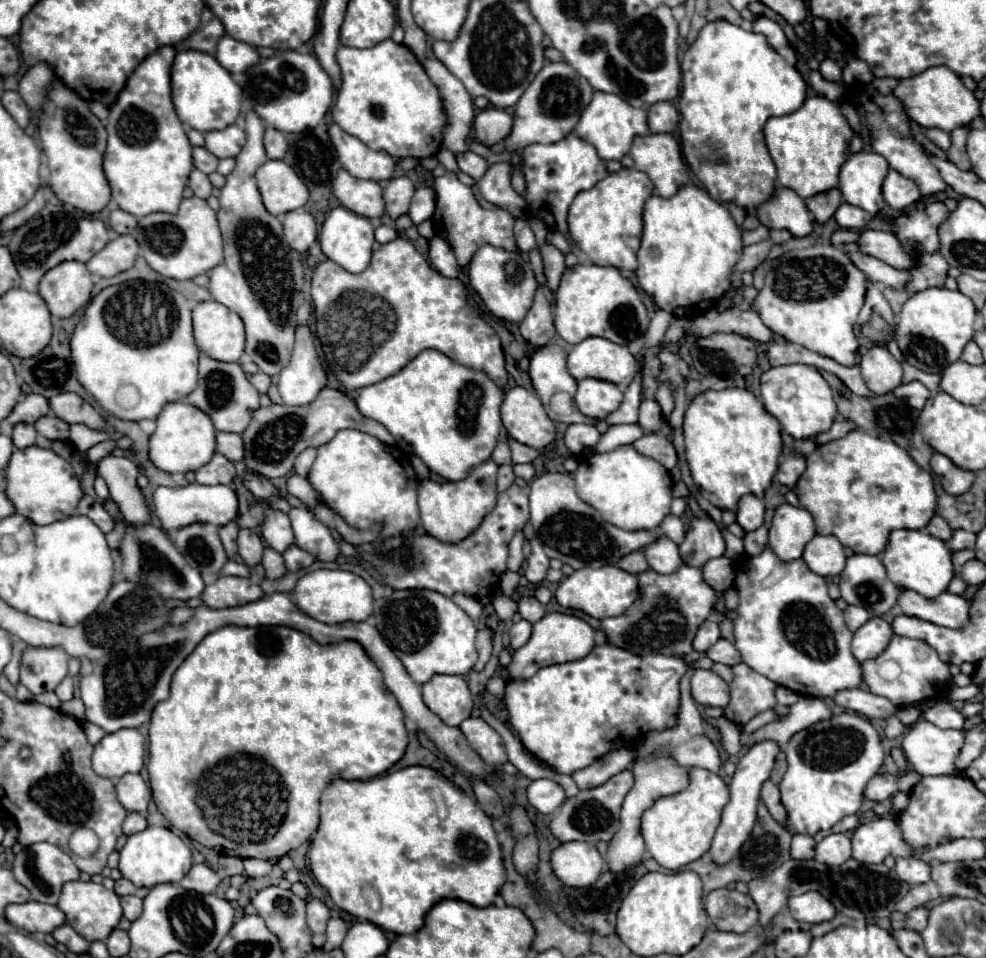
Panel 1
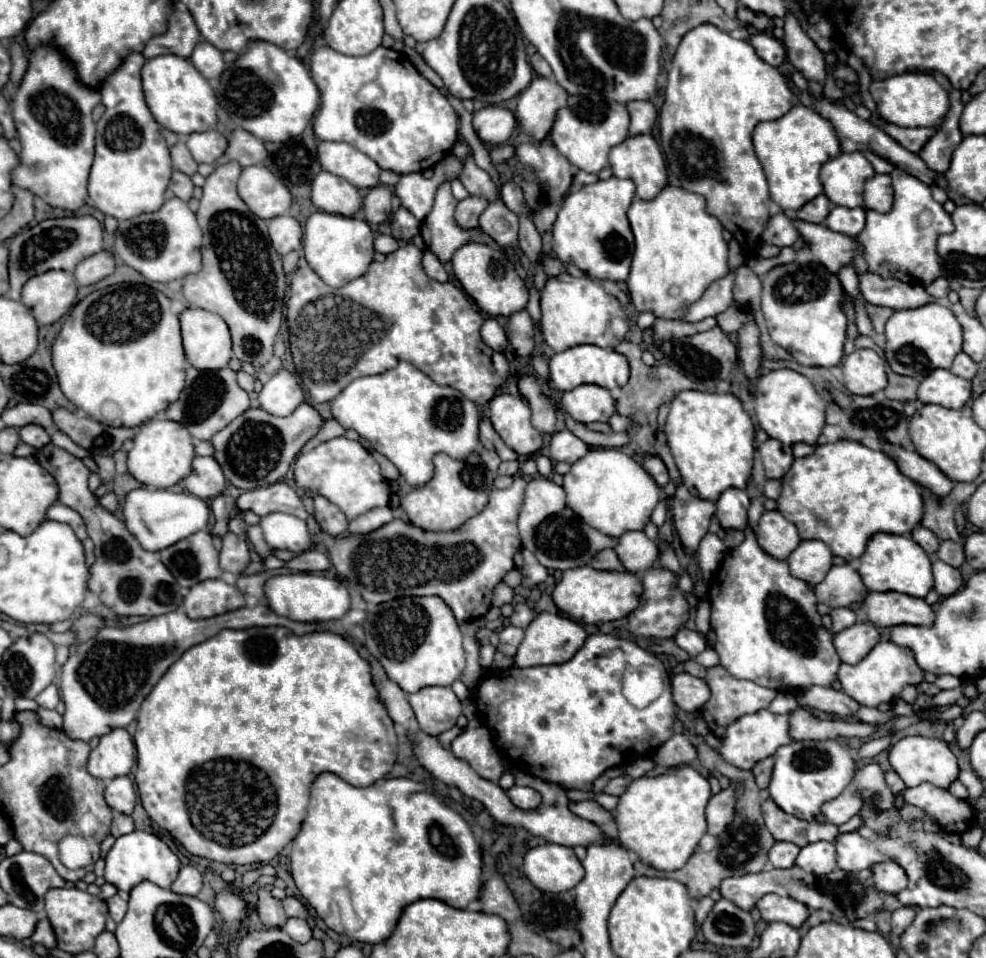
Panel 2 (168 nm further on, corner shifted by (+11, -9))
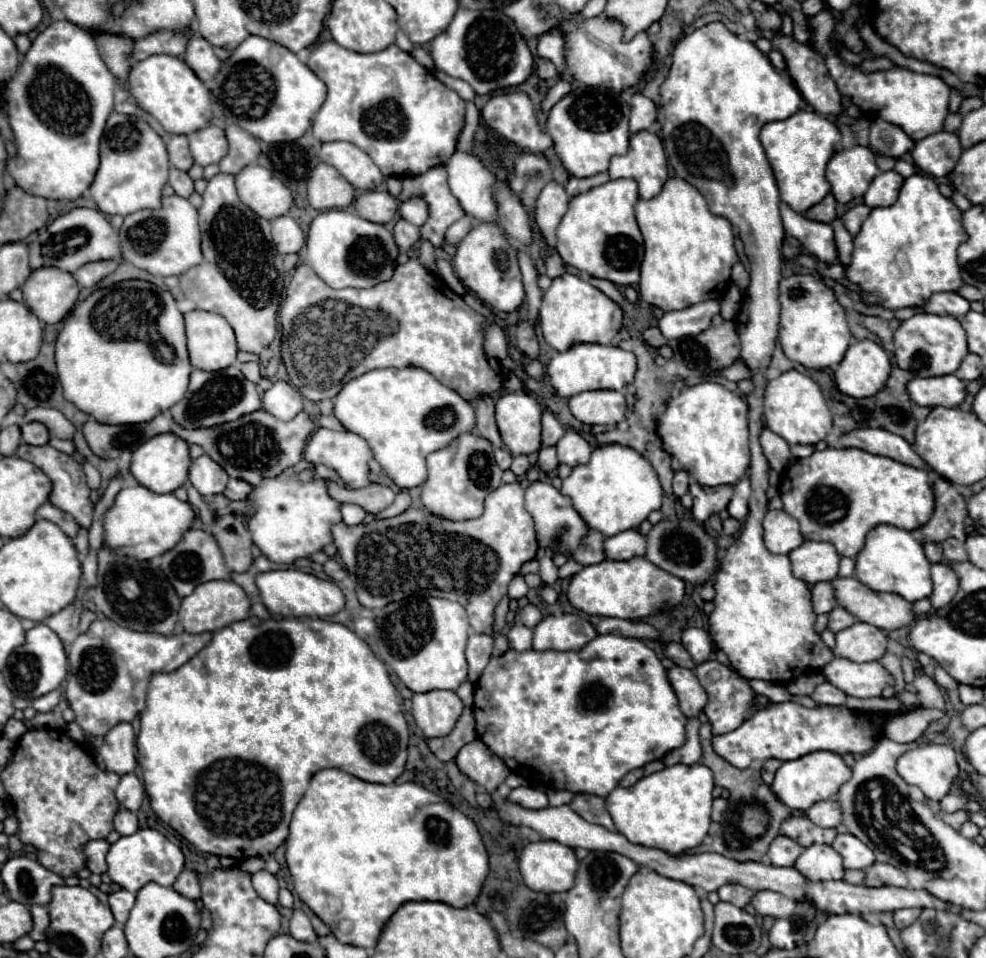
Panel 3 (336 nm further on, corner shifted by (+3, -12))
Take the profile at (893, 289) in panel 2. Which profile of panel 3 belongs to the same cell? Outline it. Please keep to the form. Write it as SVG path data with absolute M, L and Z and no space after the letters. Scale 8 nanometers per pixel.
M936 293L928 299L924 305L926 313L936 313L936 315L950 315L950 317L960 317L970 311L970 301L966 301L958 293Z

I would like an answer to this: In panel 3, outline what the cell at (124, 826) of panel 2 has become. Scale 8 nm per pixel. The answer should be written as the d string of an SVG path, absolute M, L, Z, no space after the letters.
M128 809L116 811L116 815L114 815L114 829L120 835L132 835L132 833L136 833L138 831L136 813L134 811L128 811Z

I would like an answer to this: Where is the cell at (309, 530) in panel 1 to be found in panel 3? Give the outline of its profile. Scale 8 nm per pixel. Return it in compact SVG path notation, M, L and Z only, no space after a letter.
M314 469L284 471L276 477L262 479L248 495L252 515L248 517L248 531L262 555L274 563L290 565L296 559L310 557L332 543L332 525L342 521L340 503L328 495L326 479L316 479Z

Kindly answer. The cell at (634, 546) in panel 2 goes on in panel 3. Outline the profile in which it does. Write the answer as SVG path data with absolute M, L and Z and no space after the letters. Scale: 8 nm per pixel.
M628 529L604 539L606 559L632 559L634 555L644 555L644 535L636 529Z

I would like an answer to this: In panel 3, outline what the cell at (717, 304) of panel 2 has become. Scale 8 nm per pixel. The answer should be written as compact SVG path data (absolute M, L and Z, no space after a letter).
M720 299L702 301L682 311L668 311L658 321L658 329L666 339L680 339L686 335L696 335L708 329L712 317L720 313Z

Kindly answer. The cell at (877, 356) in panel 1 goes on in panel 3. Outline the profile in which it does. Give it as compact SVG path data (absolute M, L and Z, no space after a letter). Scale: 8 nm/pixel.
M868 339L856 341L844 353L844 359L834 367L834 381L838 389L850 397L872 397L886 387L892 371L886 351Z

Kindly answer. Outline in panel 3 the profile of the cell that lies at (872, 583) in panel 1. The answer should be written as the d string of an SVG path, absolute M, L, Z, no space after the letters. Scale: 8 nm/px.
M830 581L824 583L816 583L812 587L812 609L816 615L820 613L830 613L836 607L836 599L832 593L832 585Z

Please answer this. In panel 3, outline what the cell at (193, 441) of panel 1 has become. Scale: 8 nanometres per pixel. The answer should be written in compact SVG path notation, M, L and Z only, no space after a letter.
M162 433L160 437L148 439L132 453L130 473L140 485L154 493L172 493L188 479L188 465L190 465L188 443L180 441L180 437L172 437L172 433Z

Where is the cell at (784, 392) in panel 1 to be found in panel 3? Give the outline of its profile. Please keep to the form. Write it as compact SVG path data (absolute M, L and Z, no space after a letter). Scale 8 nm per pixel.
M792 369L768 381L764 391L764 425L784 437L790 445L816 445L830 433L832 415L818 383L812 381L808 375L802 375Z

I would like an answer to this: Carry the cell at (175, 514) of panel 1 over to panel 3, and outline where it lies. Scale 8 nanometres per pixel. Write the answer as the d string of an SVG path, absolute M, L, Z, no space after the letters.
M142 485L124 487L112 507L104 513L104 547L114 549L116 555L134 557L138 561L146 561L152 557L158 557L172 549L176 541L194 525L194 511L188 503L176 499L172 493L158 495Z

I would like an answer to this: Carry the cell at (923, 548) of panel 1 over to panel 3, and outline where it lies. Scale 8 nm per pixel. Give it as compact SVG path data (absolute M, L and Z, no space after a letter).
M876 525L868 531L866 543L856 555L856 579L874 591L898 593L906 601L918 601L930 597L932 579L930 579L930 561L924 555L924 547L916 541L910 531L892 527L892 525Z

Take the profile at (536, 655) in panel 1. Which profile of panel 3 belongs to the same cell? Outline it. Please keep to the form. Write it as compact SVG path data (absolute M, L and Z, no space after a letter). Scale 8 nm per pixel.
M548 615L534 627L532 647L536 651L576 651L582 649L596 635L596 629L578 615Z

